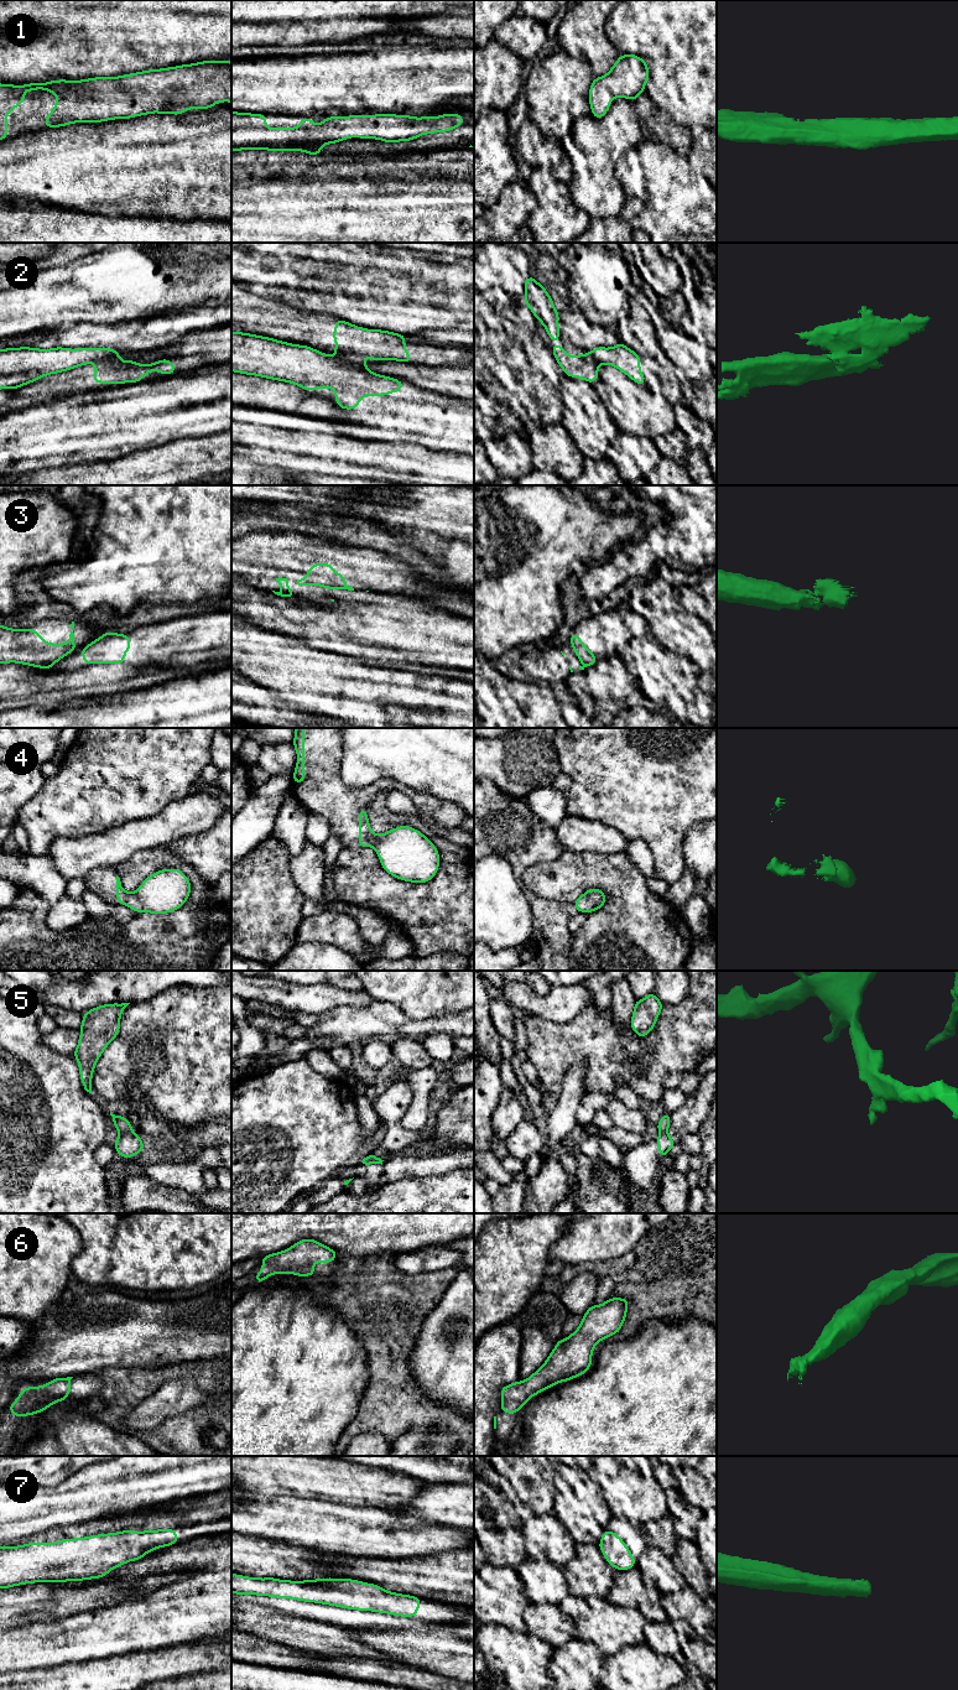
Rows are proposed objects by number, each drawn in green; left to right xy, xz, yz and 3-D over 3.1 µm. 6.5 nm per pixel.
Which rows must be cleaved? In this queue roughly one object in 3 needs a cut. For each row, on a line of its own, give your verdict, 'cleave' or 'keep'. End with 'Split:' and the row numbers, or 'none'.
1: keep
2: cleave
3: cleave
4: keep
5: cleave
6: keep
7: keep
Split: 2, 3, 5

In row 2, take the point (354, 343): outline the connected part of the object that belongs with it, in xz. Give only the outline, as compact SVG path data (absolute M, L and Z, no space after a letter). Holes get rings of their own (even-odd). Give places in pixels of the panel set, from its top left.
M337 318L334 321L335 332L329 333L338 344L333 347L335 358L347 363L366 365L364 358L371 357L375 363L379 360L399 360L411 363L412 358L407 353L403 343L406 336L387 331L375 331L356 327L352 323Z

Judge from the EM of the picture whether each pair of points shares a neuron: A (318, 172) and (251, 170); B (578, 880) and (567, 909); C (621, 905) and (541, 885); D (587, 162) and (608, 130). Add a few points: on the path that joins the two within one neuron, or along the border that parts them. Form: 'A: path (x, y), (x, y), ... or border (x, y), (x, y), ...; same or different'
A: path (302, 167), (267, 167); same
B: border (541, 896), (548, 900), (571, 903); different
C: path (604, 884), (600, 880), (562, 880); same
D: path (593, 155), (593, 151), (607, 138); same

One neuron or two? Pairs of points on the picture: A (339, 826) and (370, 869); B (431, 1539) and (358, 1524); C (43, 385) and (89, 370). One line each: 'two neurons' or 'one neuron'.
A: two neurons
B: one neuron
C: one neuron

